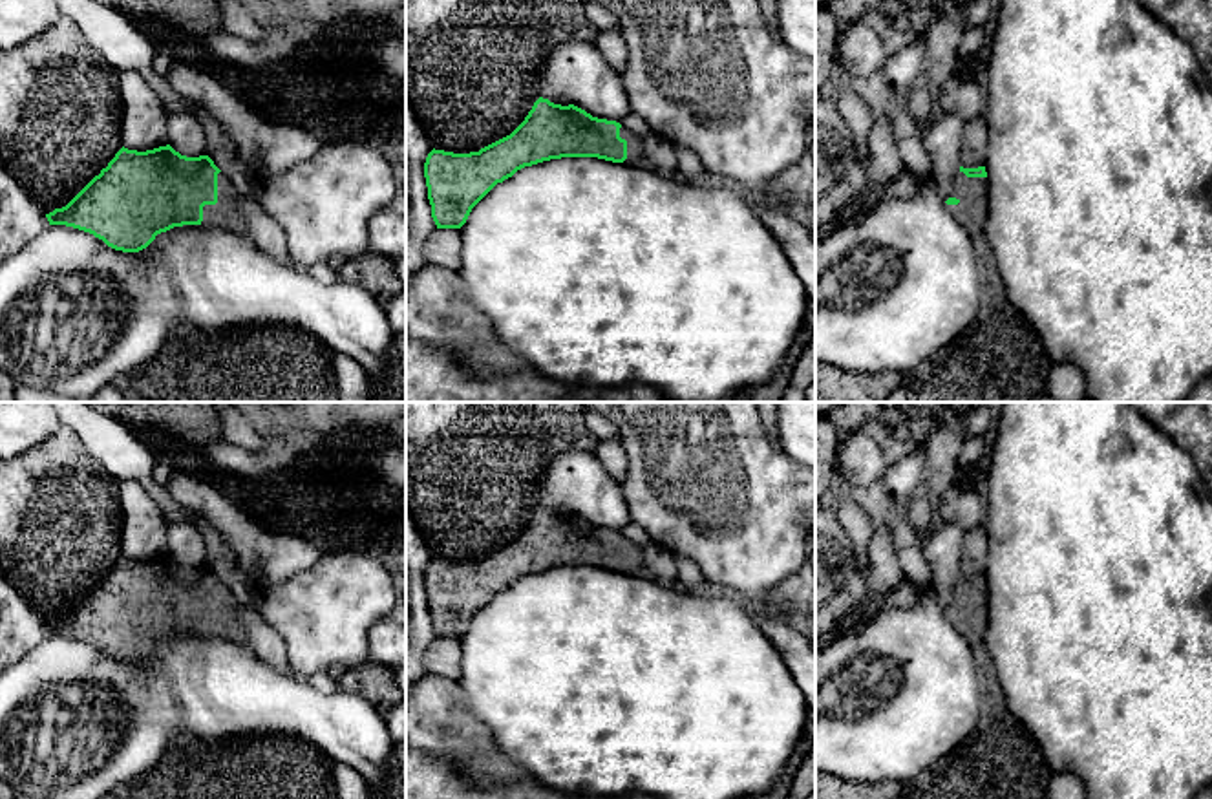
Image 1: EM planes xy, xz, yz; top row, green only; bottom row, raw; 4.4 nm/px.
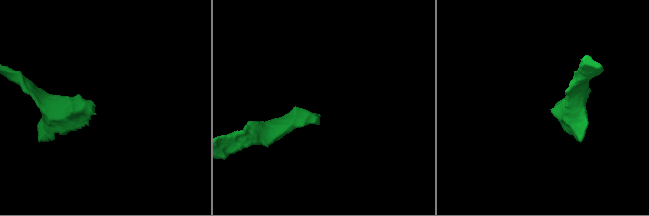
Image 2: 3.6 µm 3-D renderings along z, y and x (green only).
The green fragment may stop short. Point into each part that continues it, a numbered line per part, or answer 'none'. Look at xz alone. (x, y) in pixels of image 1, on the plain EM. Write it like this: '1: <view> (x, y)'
1: xz (637, 565)

